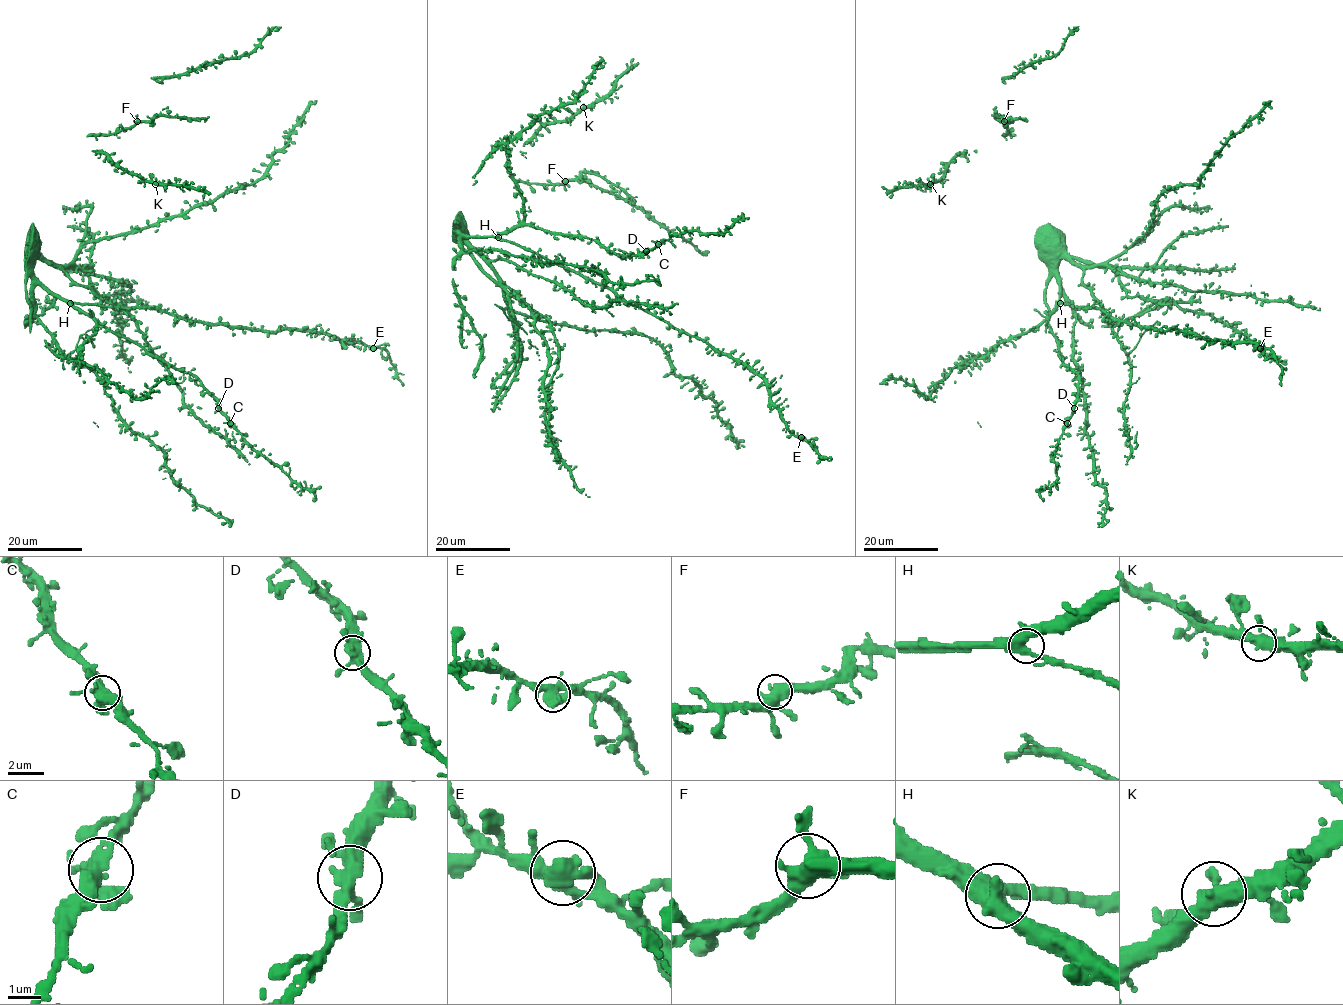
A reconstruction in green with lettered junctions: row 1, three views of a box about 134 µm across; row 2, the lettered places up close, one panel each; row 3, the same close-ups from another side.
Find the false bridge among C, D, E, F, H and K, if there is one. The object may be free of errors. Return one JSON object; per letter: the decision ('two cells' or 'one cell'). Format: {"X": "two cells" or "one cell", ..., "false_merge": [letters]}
{"C": "one cell", "D": "one cell", "E": "one cell", "F": "one cell", "H": "one cell", "K": "one cell", "false_merge": []}

